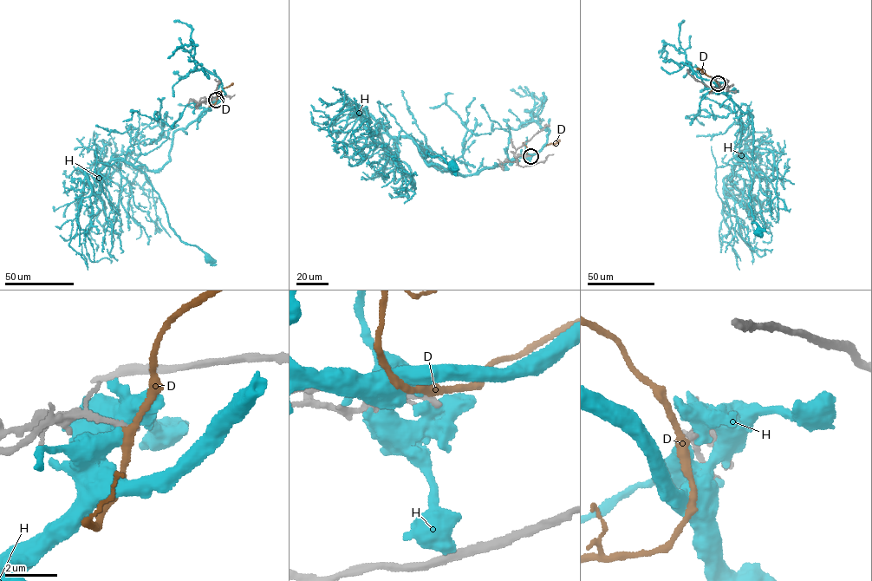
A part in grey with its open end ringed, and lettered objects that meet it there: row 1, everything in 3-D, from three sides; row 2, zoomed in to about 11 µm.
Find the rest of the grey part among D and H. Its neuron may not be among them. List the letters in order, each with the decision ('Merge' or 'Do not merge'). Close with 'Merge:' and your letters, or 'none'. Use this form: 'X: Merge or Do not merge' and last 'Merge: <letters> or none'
D: Do not merge
H: Do not merge
Merge: none

